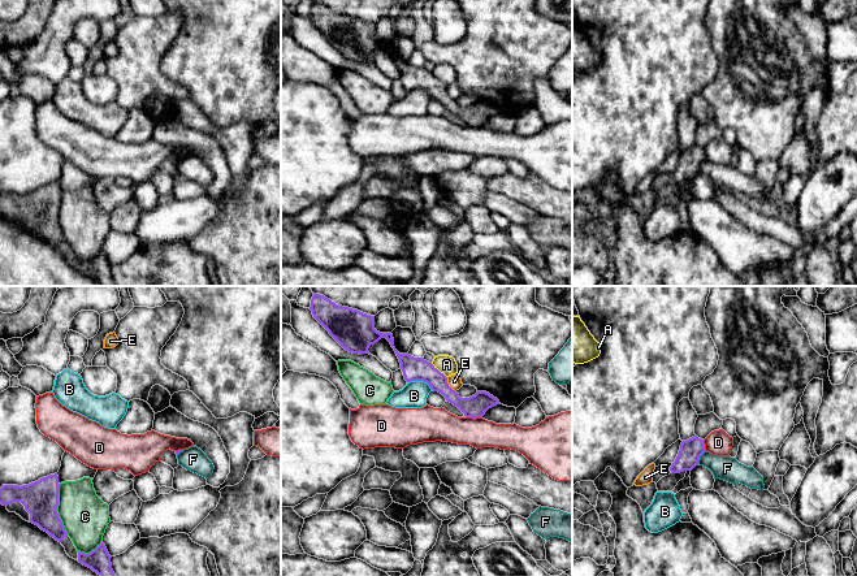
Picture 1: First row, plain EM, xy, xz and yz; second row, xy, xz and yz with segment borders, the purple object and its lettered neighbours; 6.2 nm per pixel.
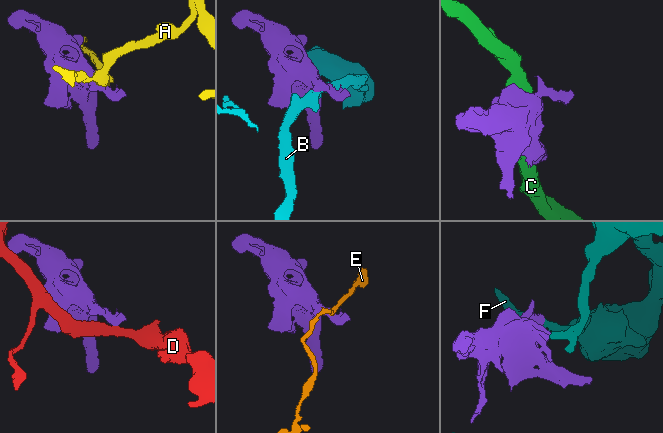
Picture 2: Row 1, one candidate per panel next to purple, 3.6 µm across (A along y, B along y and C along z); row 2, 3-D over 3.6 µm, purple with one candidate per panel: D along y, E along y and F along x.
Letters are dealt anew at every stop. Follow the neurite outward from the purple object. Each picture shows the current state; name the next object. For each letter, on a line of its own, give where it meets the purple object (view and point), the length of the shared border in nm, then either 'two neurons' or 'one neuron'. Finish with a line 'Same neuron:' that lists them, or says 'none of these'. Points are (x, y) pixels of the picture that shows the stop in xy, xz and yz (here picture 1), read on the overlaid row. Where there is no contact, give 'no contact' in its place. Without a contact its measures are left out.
A: meets purple in xz at (437, 369); contact 140 nm long; two neurons
B: meets purple in xz at (420, 380); contact 180 nm long; two neurons
C: meets purple in xy at (56, 510); contact 320 nm long; two neurons
D: meets purple in xz at (474, 418); contact 100 nm long; two neurons
E: meets purple in xz at (448, 385); contact 110 nm long; two neurons
F: meets purple in yz at (700, 455); contact 100 nm long; two neurons
Same neuron: none of these

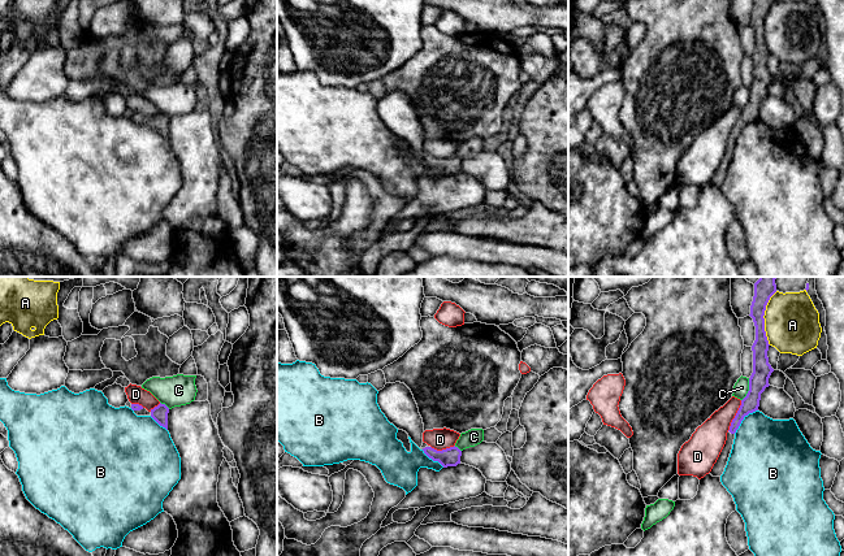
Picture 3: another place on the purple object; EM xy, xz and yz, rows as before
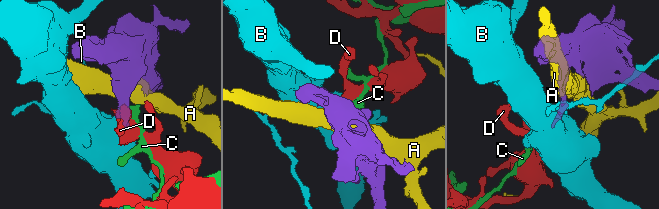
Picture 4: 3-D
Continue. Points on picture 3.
A: meets purple in yz at (764, 318); contact 340 nm long; two neurons
B: meets purple in yz at (743, 418); contact 220 nm long; two neurons
C: meets purple in yz at (749, 390); contact 150 nm long; two neurons
D: meets purple in yz at (735, 416); contact 220 nm long; two neurons
Same neuron: none of these

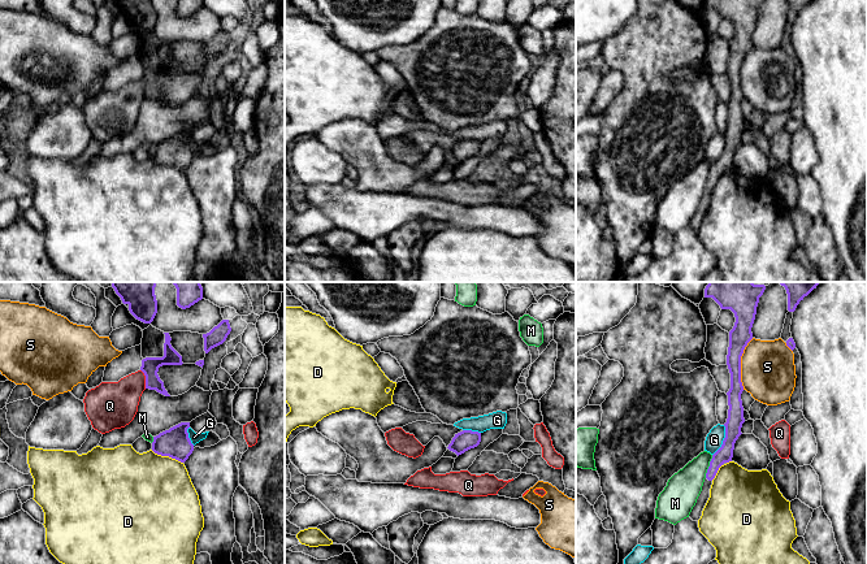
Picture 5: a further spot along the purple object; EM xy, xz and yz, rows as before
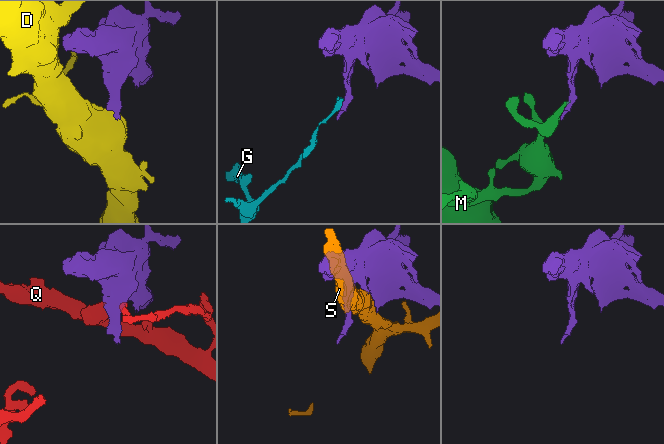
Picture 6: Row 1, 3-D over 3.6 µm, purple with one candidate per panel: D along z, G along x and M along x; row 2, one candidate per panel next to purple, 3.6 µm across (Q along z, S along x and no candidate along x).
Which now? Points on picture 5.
D: meets purple in xy at (167, 455); contact 220 nm long; two neurons
G: meets purple in yz at (723, 441); contact 200 nm long; two neurons
M: meets purple in yz at (709, 467); contact 150 nm long; two neurons
Q: meets purple in xy at (146, 378); contact 120 nm long; two neurons
S: meets purple in yz at (740, 364); contact 320 nm long; two neurons
Same neuron: none of these

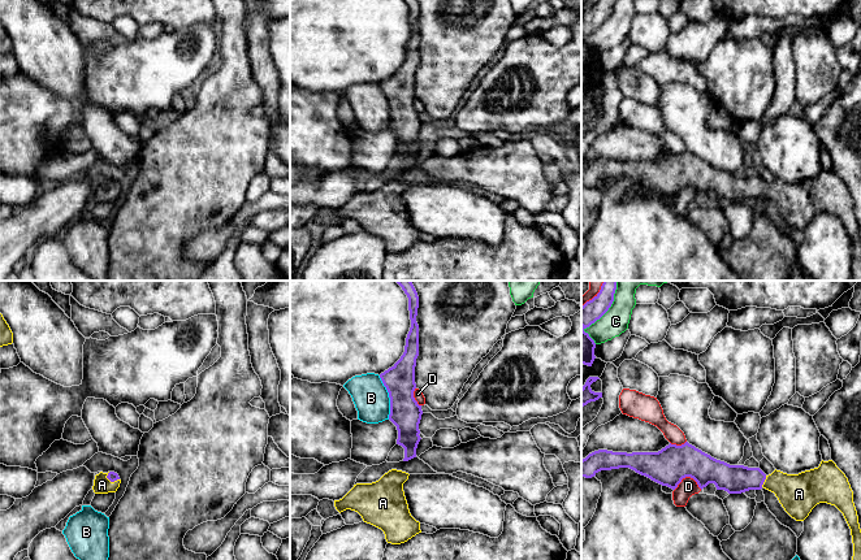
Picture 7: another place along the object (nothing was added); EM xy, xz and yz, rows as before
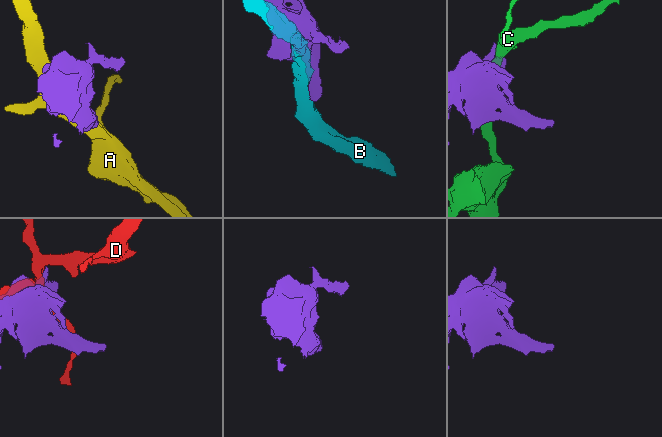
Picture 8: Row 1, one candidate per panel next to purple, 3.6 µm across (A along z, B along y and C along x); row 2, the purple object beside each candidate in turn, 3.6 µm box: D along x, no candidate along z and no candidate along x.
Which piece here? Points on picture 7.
A: meets purple in yz at (764, 481); contact 80 nm long; one neuron
B: meets purple in xz at (389, 396); contact 280 nm long; two neurons
C: meets purple in yz at (604, 313); contact 420 nm long; two neurons
D: meets purple in yz at (687, 476); contact 180 nm long; two neurons
Same neuron: A

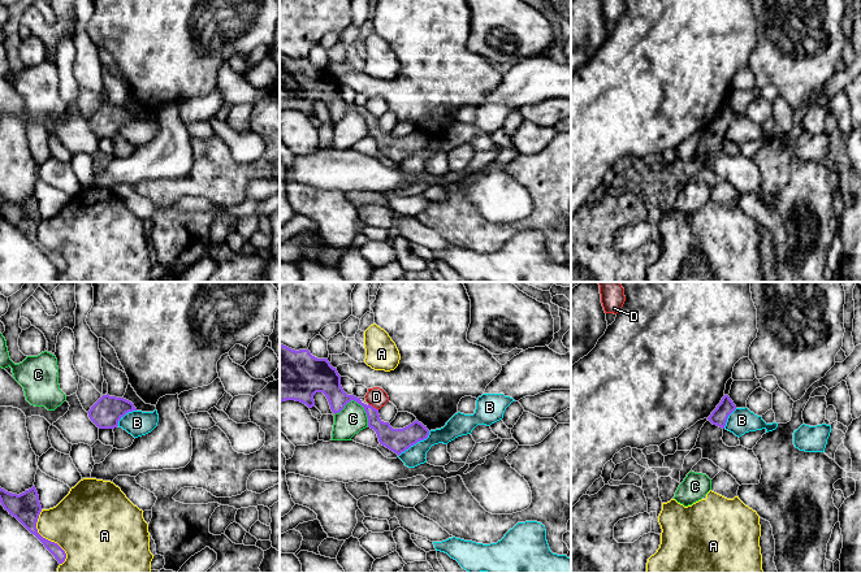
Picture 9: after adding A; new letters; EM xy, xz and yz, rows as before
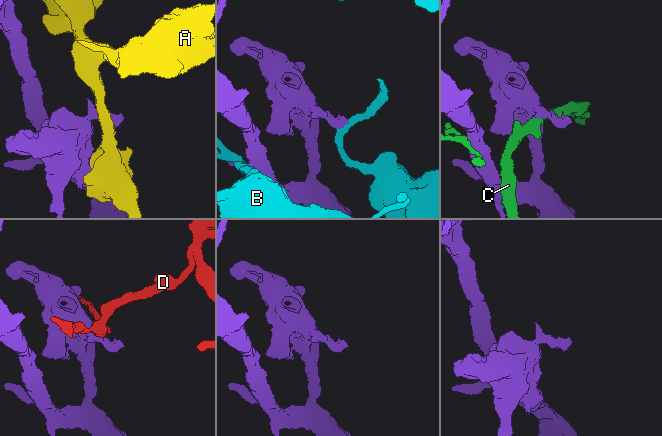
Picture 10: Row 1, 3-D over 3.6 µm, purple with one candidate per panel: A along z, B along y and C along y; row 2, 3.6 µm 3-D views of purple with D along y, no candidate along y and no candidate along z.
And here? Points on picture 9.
A: meets purple in xy at (47, 539); contact 360 nm long; two neurons
B: meets purple in xz at (415, 443); contact 260 nm long; two neurons
C: meets purple in xz at (358, 403); contact 240 nm long; two neurons
D: meets purple in xz at (372, 407); contact 80 nm long; two neurons
Same neuron: none of these

